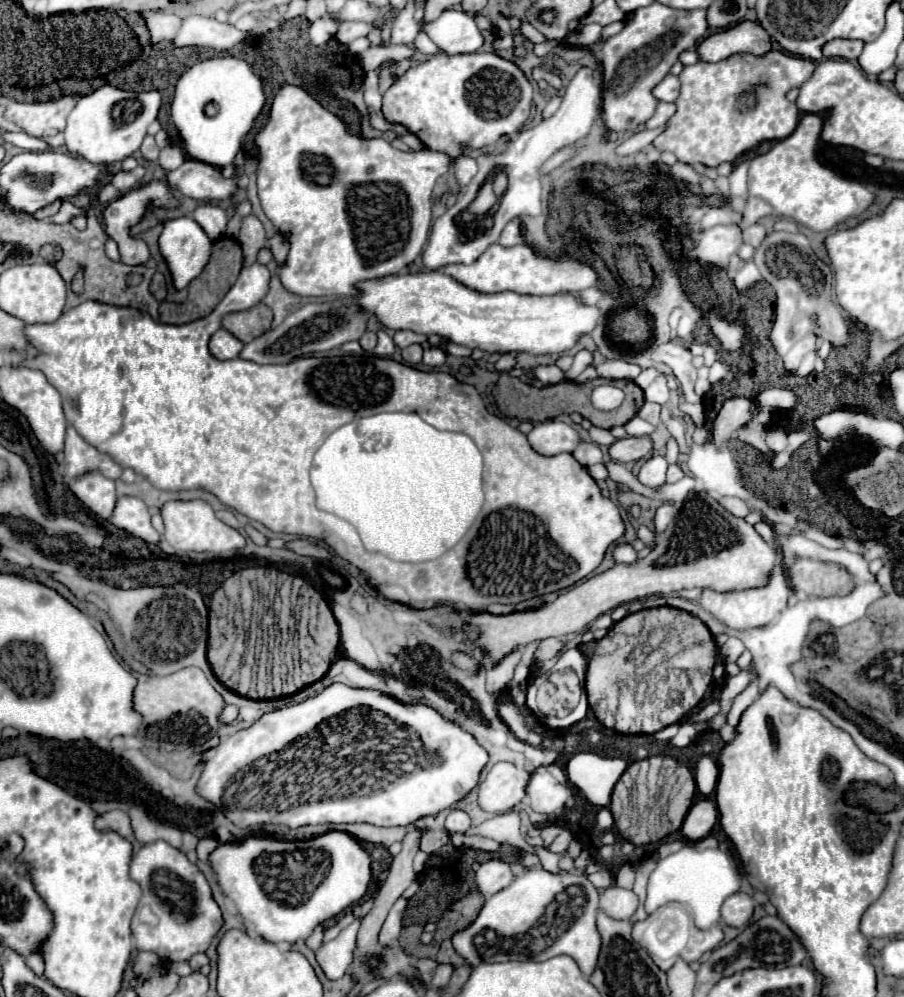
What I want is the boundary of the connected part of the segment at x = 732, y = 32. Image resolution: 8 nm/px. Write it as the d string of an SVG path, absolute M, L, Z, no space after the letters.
M743 21L737 27L717 31L703 39L697 47L701 61L717 63L735 53L751 53L765 55L771 51L771 37L759 23Z

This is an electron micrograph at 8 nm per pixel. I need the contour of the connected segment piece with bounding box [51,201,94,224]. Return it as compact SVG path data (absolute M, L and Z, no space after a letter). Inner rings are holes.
M63 201L59 211L54 216L52 216L51 222L54 224L68 223L74 216L77 216L81 213L86 213L91 208L94 207L90 206L90 208L77 208L69 201Z

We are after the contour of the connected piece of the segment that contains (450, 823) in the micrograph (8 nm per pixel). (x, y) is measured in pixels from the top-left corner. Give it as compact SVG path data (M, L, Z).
M453 809L453 811L449 813L447 821L445 821L445 827L447 827L449 831L463 833L463 831L467 831L467 829L471 827L471 819L467 817L465 811L461 811L461 809Z

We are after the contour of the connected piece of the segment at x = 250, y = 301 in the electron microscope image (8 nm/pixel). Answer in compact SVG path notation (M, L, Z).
M253 263L253 265L243 267L237 283L225 295L227 313L245 311L245 309L261 303L263 297L269 293L269 281L271 281L271 271L265 265Z

